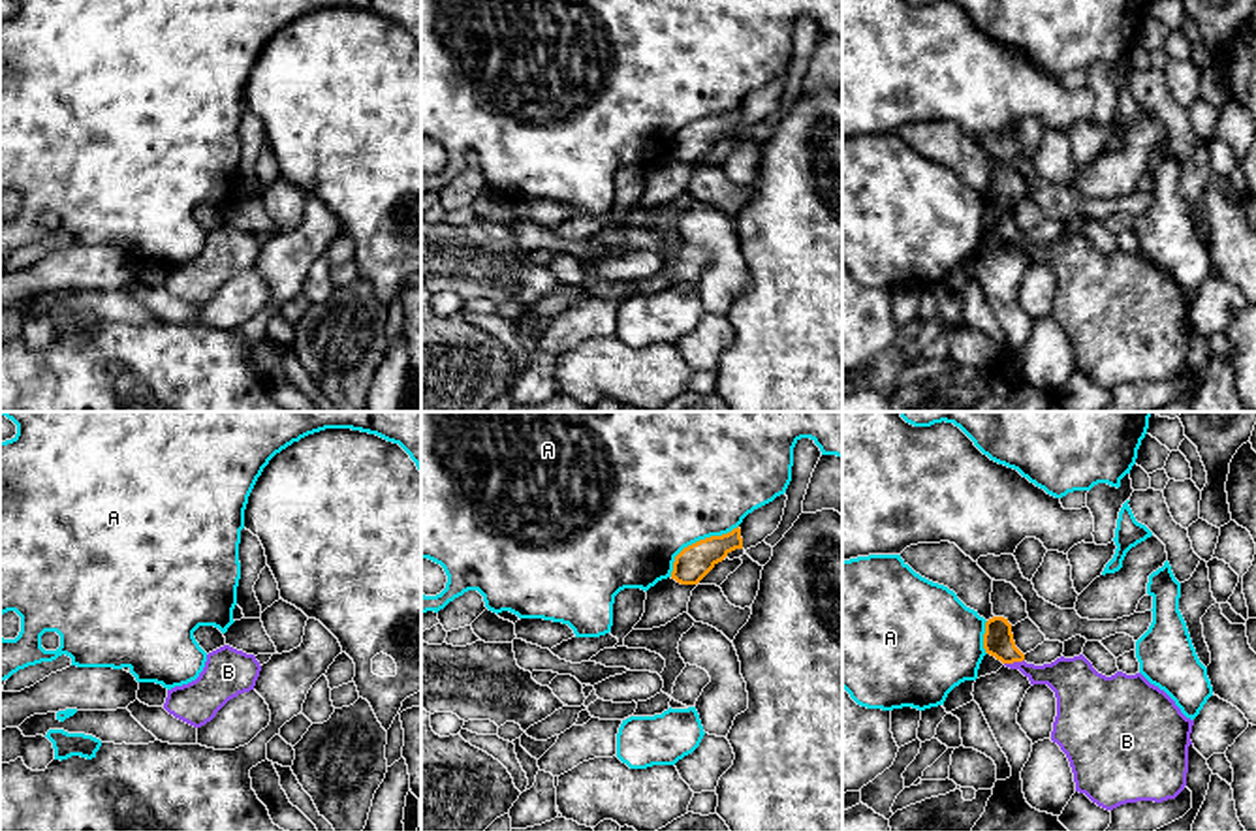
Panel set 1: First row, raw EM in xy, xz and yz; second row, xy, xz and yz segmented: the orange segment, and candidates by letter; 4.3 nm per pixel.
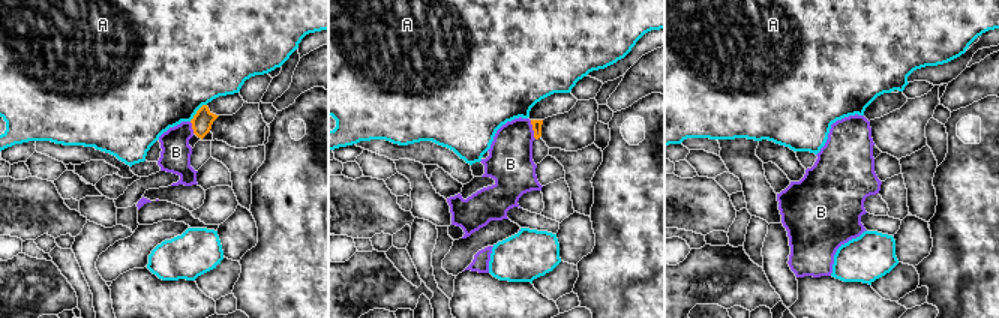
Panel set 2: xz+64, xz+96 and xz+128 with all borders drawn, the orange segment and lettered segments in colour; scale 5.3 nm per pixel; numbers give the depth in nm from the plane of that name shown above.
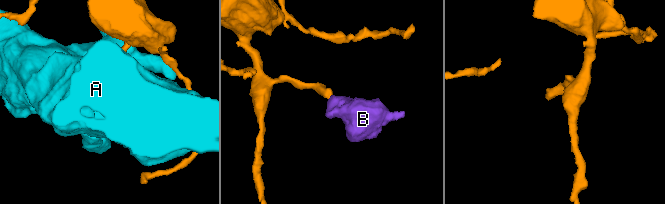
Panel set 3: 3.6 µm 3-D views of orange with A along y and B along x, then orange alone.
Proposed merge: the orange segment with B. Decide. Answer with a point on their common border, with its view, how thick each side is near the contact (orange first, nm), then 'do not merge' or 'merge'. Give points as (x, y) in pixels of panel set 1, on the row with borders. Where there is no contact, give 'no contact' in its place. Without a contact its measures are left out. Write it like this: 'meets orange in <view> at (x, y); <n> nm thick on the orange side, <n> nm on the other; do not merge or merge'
meets orange in yz at (1014, 660); 130 nm thick on the orange side, 180 nm on the other; do not merge

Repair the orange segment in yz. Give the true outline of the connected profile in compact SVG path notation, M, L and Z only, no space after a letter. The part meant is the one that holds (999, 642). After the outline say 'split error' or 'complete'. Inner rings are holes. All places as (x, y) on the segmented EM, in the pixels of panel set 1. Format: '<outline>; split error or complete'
M993 617L985 622L983 649L1002 664L1025 660L1025 654L1015 647L1012 624L1004 617Z; complete

